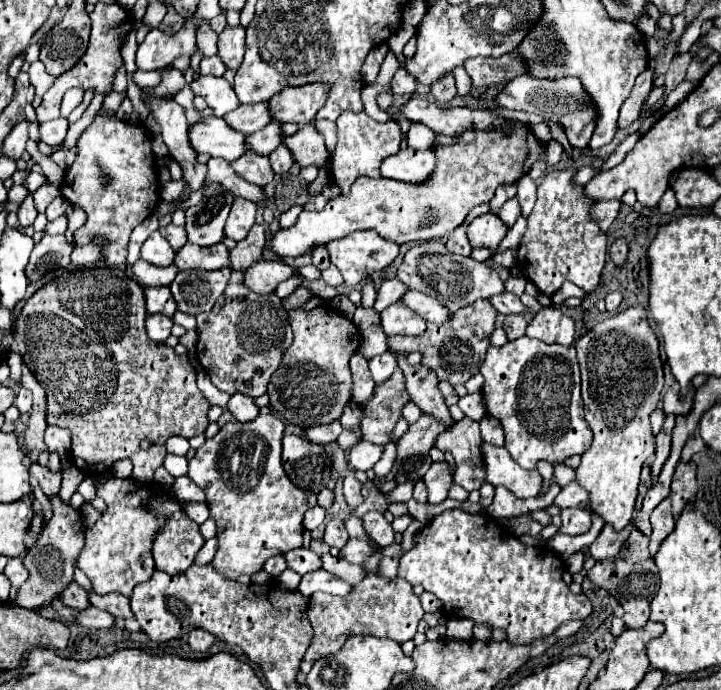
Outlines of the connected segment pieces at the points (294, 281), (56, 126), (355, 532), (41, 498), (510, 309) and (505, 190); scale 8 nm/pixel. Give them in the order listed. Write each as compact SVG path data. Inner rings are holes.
M291 277L291 279L287 279L287 281L283 281L279 287L277 287L277 295L281 297L281 299L285 299L285 297L289 297L297 287L301 287L303 285L303 277Z
M59 117L55 121L47 121L47 123L41 123L41 141L45 141L47 145L51 147L57 147L63 143L65 135L67 135L67 127L69 127L69 121Z
M351 515L345 521L345 528L347 529L350 538L369 539L369 537L365 535L365 531L363 531L363 527L361 527L361 519L357 519L357 517L354 515Z
M35 486L33 488L33 493L36 497L36 499L39 501L39 503L42 505L43 513L44 513L44 520L47 522L51 519L53 512L52 512L52 506L49 502L48 497L43 493L42 489L39 486Z
M501 293L501 295L495 295L495 297L491 297L489 299L491 301L491 305L499 311L499 313L503 313L503 315L513 315L513 313L523 313L523 315L535 315L531 309L527 309L523 303L521 303L521 299L517 297L517 295L513 295L513 293Z
M517 183L499 185L499 187L497 187L495 197L489 201L489 205L491 205L491 213L497 213L497 211L499 211L499 207L501 207L507 199L511 199L511 197L515 197L515 195L517 195Z

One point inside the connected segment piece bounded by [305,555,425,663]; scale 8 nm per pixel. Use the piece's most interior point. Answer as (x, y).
(376, 607)

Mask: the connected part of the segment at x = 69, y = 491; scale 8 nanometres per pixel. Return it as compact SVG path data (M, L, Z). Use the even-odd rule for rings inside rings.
M73 464L62 471L62 483L58 496L62 501L69 504L70 498L77 491L77 487L84 479L85 475Z

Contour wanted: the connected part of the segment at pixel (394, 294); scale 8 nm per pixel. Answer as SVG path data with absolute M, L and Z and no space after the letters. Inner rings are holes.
M387 279L387 281L383 281L383 285L377 291L377 298L373 308L377 313L380 313L389 307L389 305L397 303L407 291L409 291L409 287L403 281L399 281L399 279Z

